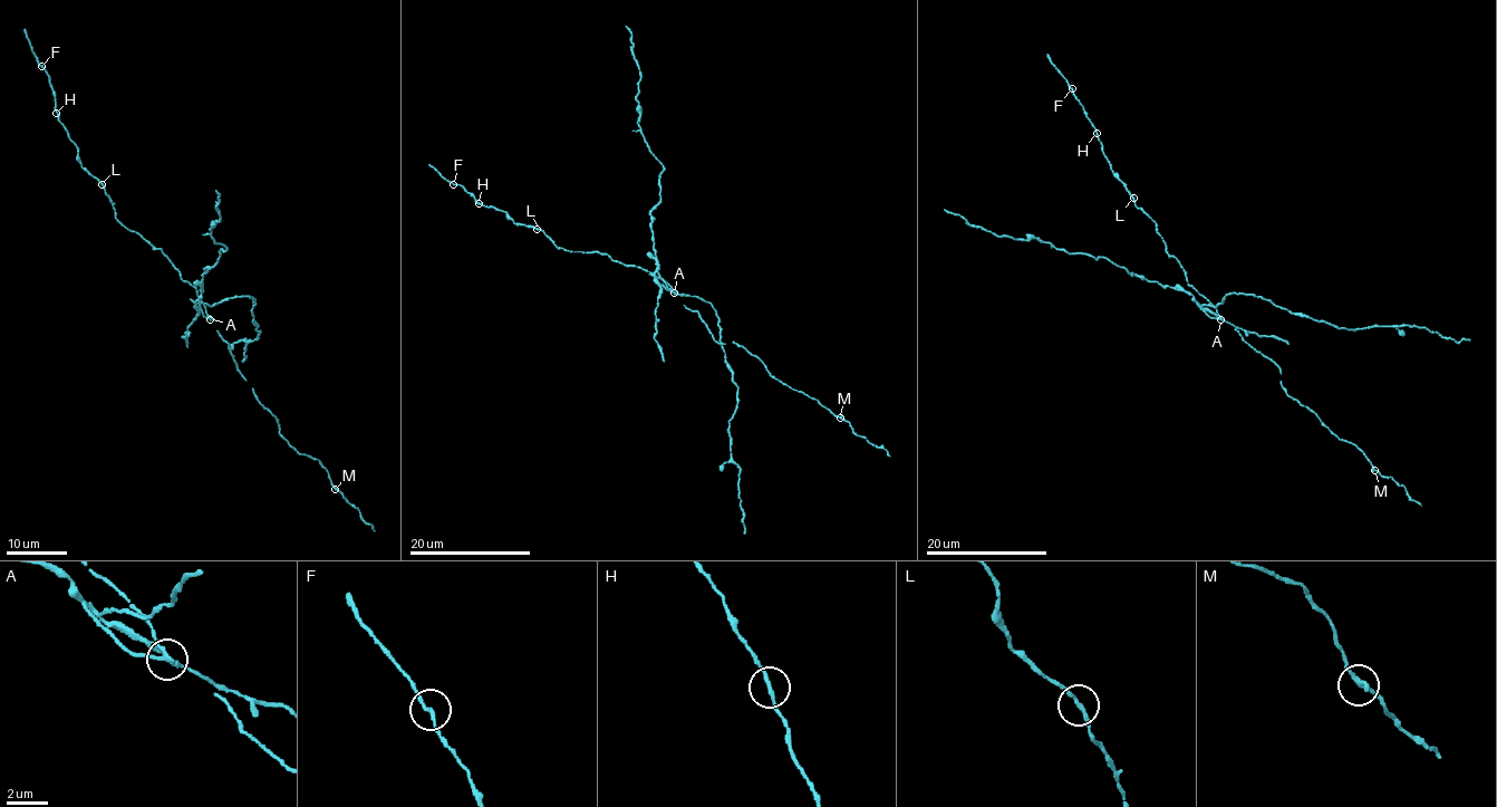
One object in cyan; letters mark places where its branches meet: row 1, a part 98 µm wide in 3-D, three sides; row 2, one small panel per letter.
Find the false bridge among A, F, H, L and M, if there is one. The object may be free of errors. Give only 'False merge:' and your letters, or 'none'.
False merge: A

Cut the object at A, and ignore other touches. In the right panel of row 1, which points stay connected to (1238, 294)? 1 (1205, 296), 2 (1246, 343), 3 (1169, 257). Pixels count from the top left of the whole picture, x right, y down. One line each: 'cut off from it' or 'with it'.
1: cut off from it
2: cut off from it
3: cut off from it

